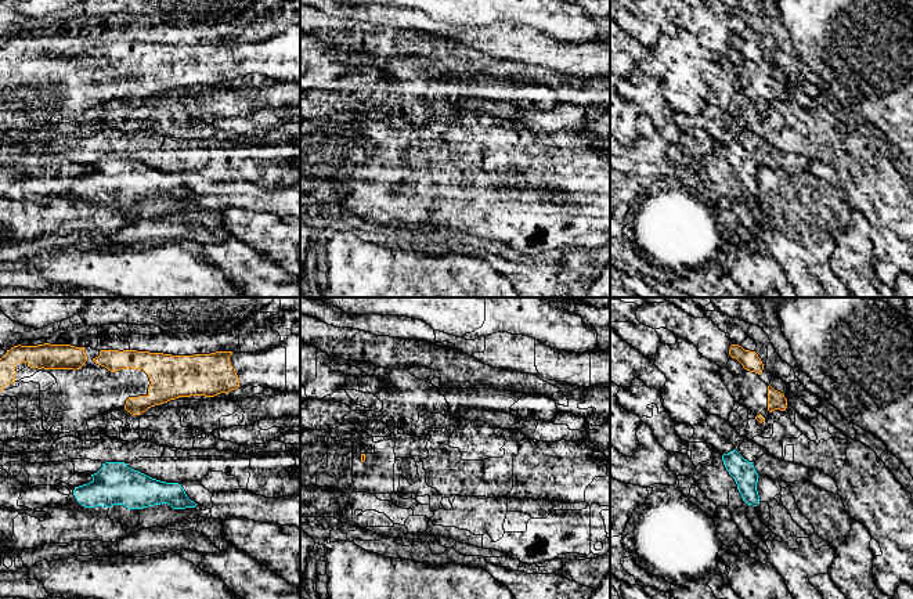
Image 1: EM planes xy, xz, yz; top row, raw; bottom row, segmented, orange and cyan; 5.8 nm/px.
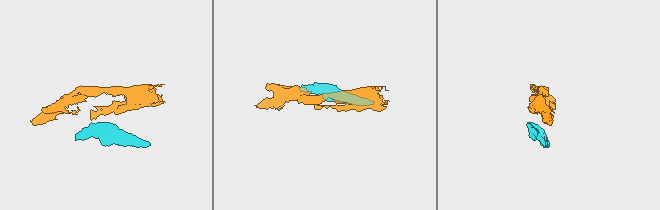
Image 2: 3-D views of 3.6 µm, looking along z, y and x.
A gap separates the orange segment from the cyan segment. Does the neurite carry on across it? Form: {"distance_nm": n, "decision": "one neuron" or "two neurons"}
{"distance_nm": 220, "decision": "two neurons"}

